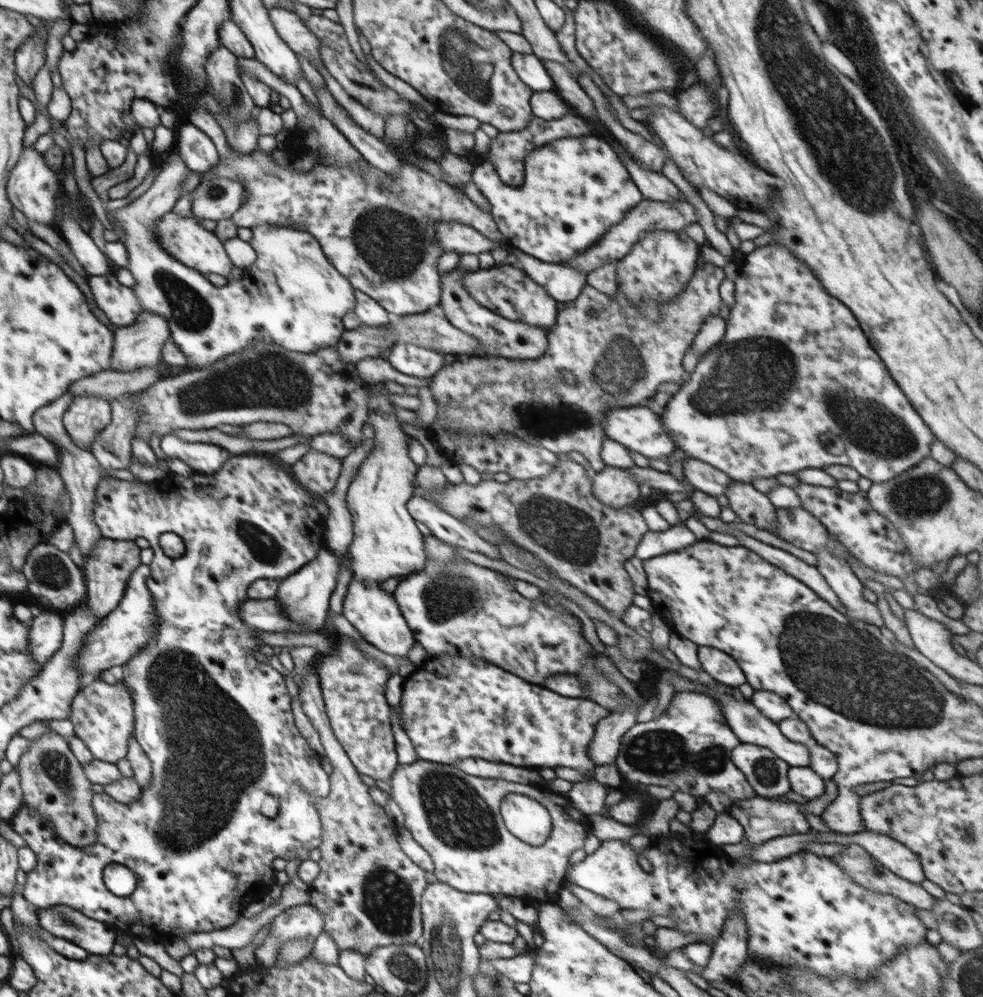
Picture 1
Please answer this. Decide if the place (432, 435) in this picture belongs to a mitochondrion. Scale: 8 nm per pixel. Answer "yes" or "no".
no

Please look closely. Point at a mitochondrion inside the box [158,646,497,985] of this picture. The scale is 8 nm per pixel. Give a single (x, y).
(387, 900)

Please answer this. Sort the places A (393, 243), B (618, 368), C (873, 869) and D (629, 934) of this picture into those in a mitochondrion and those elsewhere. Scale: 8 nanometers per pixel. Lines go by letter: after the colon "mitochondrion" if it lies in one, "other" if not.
A: mitochondrion
B: mitochondrion
C: mitochondrion
D: mitochondrion

